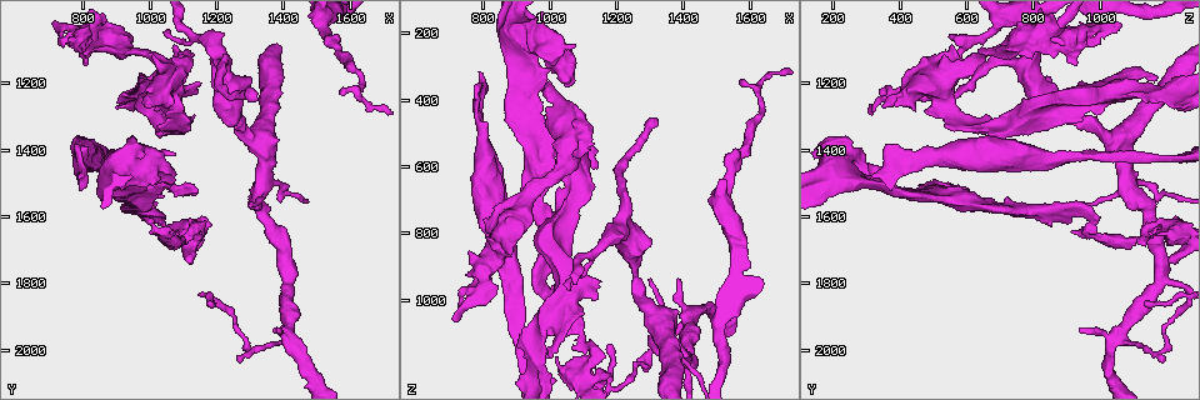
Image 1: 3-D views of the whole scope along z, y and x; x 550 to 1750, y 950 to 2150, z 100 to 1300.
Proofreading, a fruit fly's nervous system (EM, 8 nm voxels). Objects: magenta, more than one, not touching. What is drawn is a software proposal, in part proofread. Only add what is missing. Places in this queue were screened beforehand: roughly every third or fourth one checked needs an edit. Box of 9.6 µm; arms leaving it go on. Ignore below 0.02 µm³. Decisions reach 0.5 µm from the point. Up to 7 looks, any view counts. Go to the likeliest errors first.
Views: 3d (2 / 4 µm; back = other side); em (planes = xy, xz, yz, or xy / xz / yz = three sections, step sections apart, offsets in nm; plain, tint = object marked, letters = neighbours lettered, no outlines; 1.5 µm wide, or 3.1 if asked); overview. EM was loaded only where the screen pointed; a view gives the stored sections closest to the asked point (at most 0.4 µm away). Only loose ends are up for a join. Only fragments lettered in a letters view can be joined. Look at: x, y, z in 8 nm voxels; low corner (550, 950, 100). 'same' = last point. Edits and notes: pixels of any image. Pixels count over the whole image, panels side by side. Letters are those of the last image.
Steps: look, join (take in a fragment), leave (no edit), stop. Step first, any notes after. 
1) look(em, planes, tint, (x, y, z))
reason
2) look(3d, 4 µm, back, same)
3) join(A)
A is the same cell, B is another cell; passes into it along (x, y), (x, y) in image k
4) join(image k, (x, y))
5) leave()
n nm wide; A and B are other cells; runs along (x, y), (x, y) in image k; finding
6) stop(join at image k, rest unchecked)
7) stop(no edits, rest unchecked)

look(em, planes, tint, (730, 1080, 1000))
branch stops here

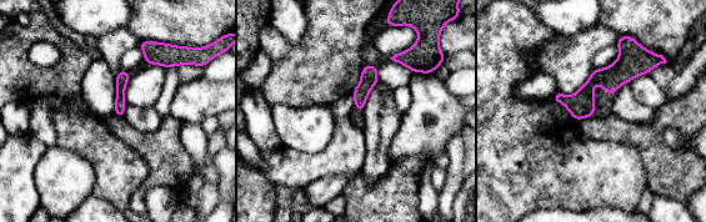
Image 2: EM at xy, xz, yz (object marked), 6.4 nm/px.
look(em, planes, letters, same)

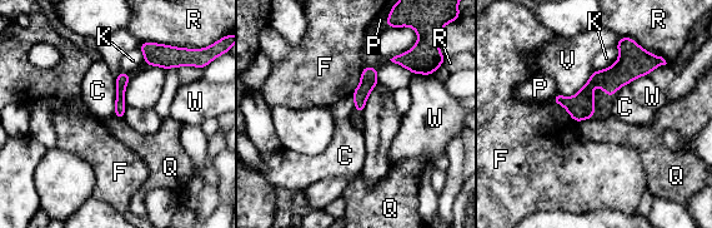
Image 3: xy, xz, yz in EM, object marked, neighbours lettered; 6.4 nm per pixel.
leave()
C, F, K, P, Q, R, V and W are other cells; border along (593, 118), (583, 118), (577, 123) in image 3; none of them fits

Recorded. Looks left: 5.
look(3d, 2 µm, (1570, 1230, 340))
tapers out

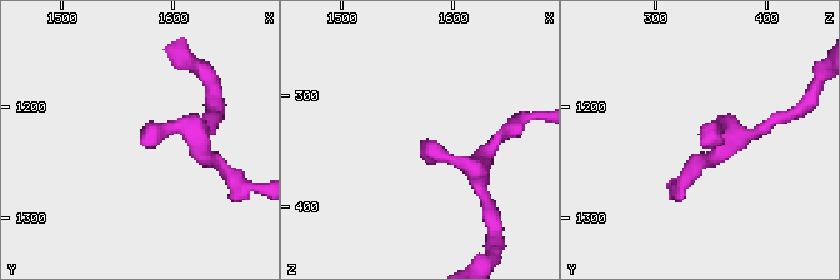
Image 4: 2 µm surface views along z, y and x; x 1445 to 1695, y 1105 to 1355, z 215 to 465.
look(em, yz, step 4, letters, (1574, 1236, 344))
now the EM

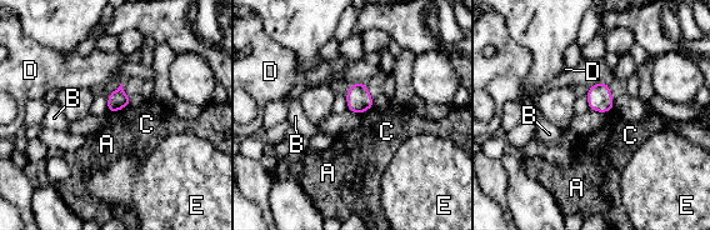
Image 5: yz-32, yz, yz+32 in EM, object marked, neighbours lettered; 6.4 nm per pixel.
look(em, planes, letters, same)
cut it another way

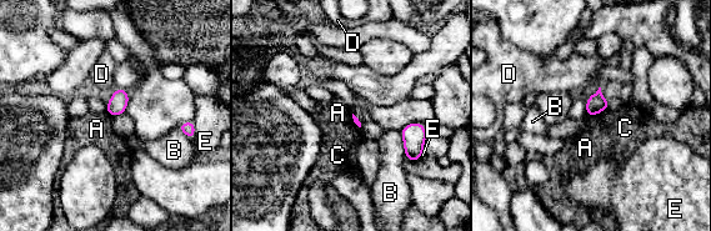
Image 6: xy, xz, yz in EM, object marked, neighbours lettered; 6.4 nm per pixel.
leave()
A, B, C, D and E are other cells; border along (597, 114), (589, 116) in image 6; none of them fits

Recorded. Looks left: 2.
look(em, planes, letters, (1380, 1940, 940))
free end

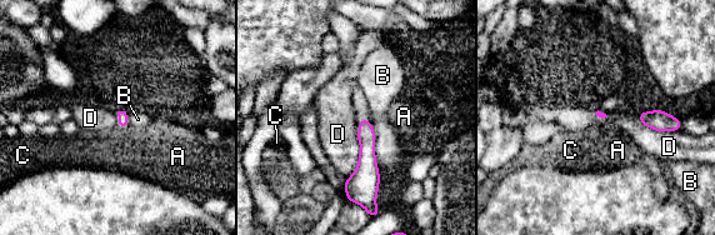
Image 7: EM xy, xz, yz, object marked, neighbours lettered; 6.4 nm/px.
leave()
A, B, C and D are other cells; border along (358, 131), (358, 166), (344, 183) in image 7; none of them fits

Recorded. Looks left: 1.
stop(no edits, rest unchecked)

